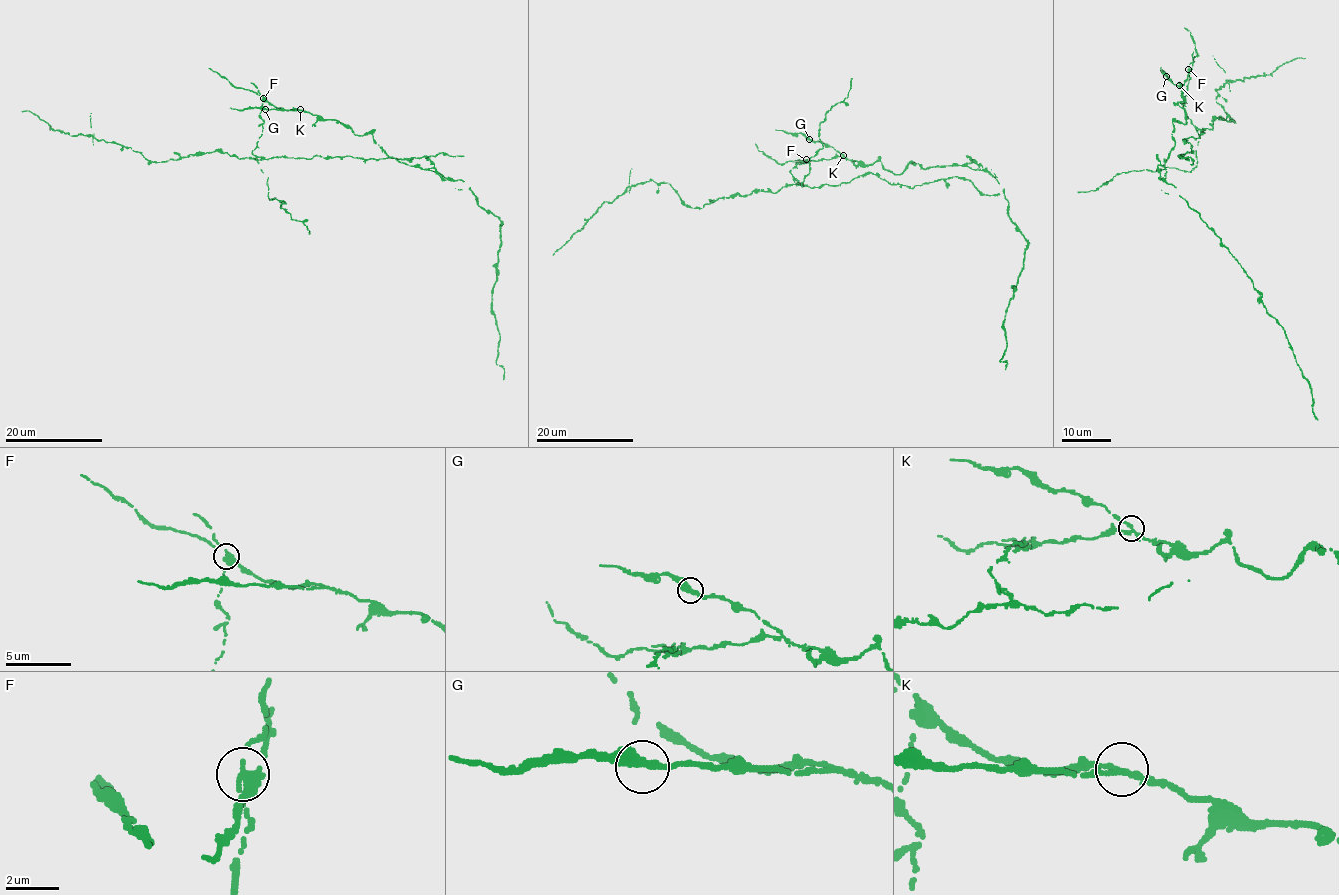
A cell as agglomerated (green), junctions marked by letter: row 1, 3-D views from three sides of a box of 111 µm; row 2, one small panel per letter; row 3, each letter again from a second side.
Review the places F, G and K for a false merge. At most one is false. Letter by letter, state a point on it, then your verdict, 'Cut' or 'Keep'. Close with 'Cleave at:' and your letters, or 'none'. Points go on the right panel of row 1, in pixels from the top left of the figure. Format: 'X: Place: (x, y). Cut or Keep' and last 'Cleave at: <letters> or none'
F: Place: (1188, 69). Cut
G: Place: (1166, 76). Keep
K: Place: (1179, 85). Keep
Cleave at: F

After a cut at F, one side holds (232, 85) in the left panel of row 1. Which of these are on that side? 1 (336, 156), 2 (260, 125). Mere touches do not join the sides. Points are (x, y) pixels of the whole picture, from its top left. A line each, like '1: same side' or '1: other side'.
1: other side
2: other side

